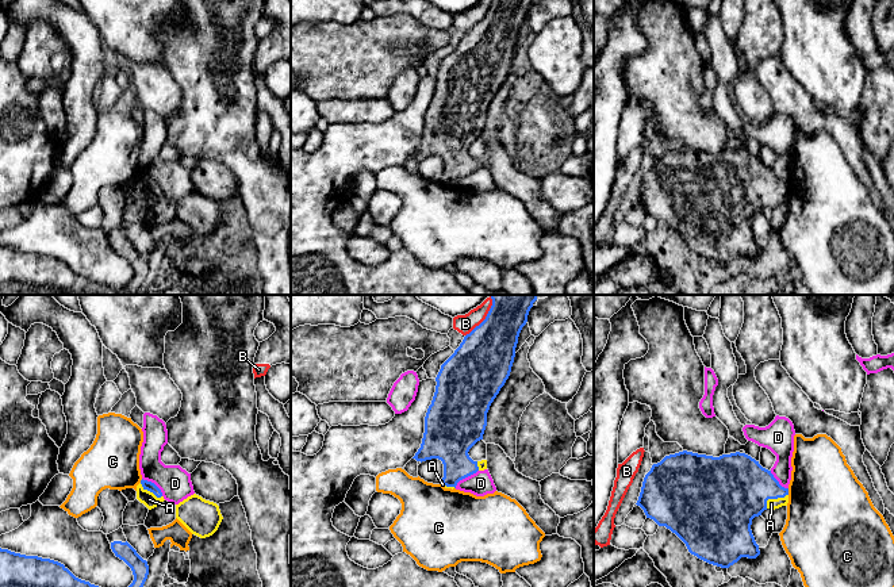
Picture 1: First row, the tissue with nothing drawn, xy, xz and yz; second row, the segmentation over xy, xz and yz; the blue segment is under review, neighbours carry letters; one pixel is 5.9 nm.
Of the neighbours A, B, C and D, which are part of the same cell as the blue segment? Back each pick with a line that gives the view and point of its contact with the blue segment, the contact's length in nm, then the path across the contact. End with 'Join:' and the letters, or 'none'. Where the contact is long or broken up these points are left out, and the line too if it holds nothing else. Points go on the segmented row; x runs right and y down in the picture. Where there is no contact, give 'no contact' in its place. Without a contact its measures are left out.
A: yz (774, 498) | 160 nm | across yz (733, 488), (760, 490), (774, 498), (771, 503)
Join: A

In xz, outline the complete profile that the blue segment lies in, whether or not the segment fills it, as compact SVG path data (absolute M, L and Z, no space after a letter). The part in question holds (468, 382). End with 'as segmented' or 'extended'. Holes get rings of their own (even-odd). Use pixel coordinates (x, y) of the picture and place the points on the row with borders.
M491 295L491 299L492 306L486 319L464 337L454 353L441 365L436 377L436 392L425 417L422 444L413 457L421 463L431 459L441 460L444 464L442 486L445 488L453 490L460 480L477 471L487 469L487 460L473 461L468 452L477 441L483 440L487 426L487 413L510 376L518 337L527 322L529 311L537 300L537 295Z; extended

